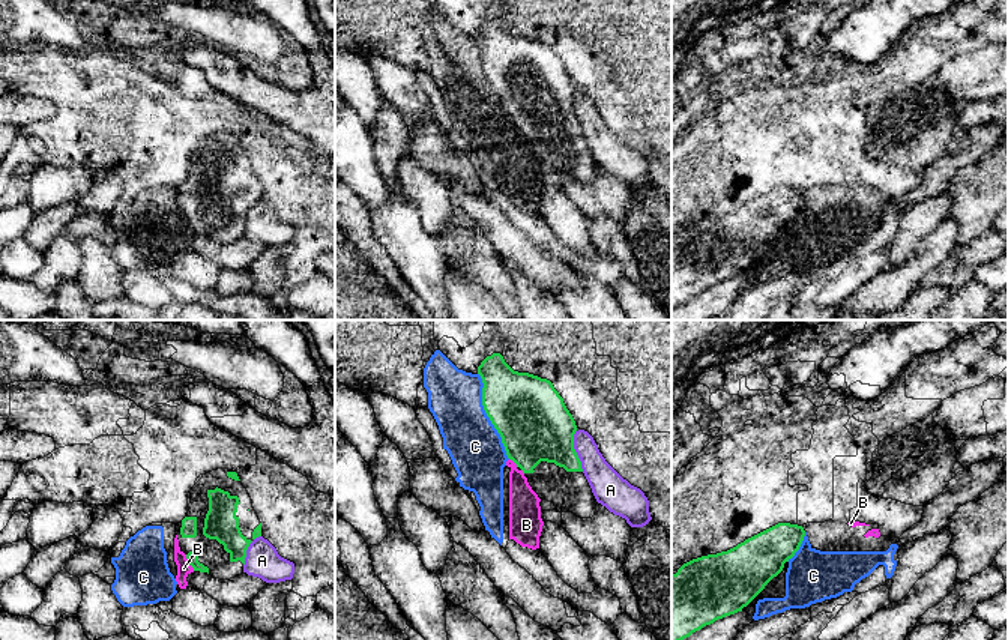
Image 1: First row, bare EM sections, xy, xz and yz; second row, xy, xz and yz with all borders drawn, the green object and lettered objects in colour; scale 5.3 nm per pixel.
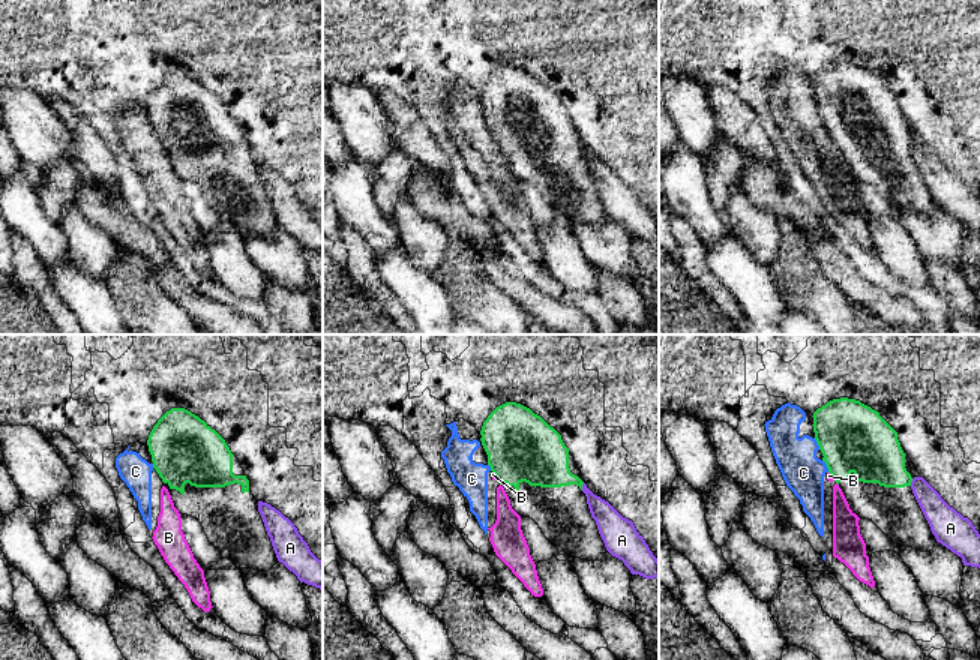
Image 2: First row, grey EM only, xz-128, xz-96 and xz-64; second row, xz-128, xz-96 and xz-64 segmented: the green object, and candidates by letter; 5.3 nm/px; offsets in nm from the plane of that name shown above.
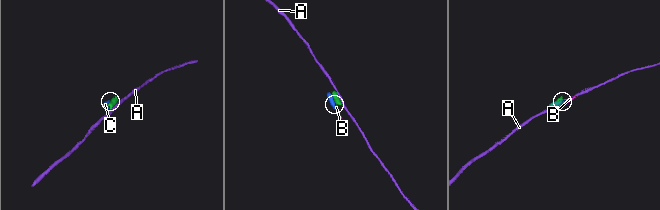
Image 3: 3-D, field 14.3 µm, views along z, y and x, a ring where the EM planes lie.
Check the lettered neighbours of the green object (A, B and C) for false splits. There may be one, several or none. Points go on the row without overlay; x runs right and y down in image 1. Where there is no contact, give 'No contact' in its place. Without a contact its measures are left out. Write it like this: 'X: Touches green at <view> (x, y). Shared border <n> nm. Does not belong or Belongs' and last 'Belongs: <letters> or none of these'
A: Touches green at xz (574, 114). Shared border 220 nm. Does not belong
B: Touches green at xy (188, 224). Shared border 100 nm. Does not belong
C: Touches green at xz (487, 78). Shared border 500 nm. Does not belong
Belongs: none of these

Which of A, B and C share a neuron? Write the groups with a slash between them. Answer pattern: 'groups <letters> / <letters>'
groups A / B C

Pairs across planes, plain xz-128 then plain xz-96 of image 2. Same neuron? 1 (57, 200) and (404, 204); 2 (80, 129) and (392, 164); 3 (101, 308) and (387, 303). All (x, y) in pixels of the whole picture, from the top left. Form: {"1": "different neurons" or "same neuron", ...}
{"1": "different neurons", "2": "different neurons", "3": "different neurons"}

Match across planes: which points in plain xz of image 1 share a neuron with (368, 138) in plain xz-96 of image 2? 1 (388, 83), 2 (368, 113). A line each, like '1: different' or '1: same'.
1: different
2: same

